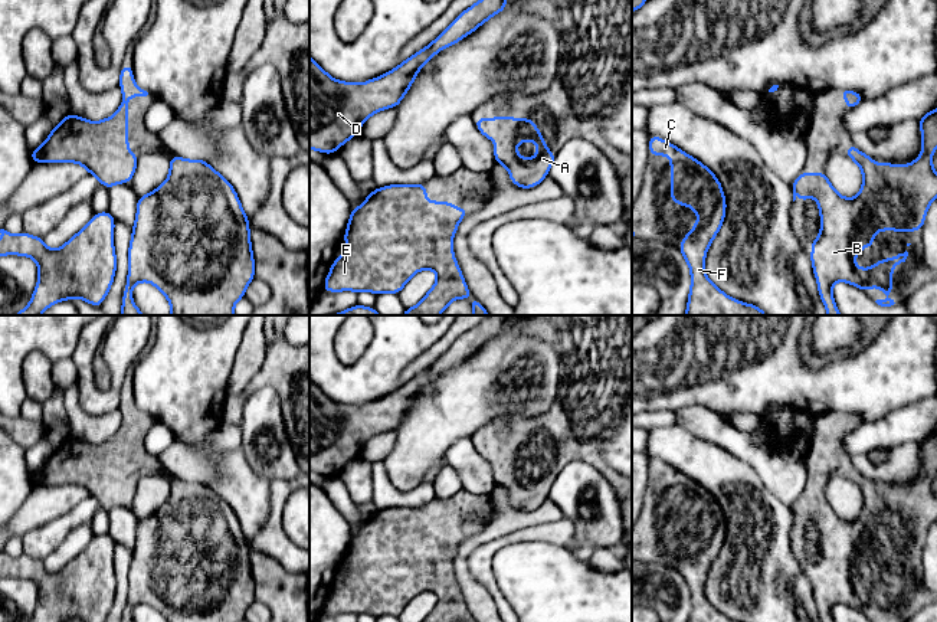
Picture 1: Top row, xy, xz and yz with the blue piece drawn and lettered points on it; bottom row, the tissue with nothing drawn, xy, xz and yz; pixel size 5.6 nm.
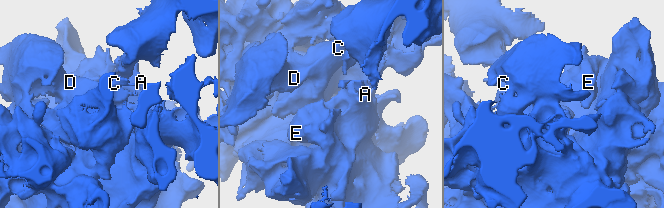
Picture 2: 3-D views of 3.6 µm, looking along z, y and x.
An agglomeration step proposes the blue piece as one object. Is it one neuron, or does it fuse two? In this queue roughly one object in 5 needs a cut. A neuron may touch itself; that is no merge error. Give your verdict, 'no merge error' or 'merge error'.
no merge error

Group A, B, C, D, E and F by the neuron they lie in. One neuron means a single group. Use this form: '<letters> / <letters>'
A B C D E F

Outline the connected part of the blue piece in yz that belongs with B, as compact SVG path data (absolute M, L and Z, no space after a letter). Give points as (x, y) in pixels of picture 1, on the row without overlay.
M937 431L927 435L920 442L920 452L923 458L923 471L918 481L910 487L900 490L898 487L881 485L879 488L866 477L856 472L854 466L849 466L845 472L846 478L852 481L861 491L864 505L861 514L854 521L842 520L828 502L826 495L800 495L799 500L790 507L793 511L793 524L799 521L802 526L813 518L818 524L820 534L820 559L812 564L812 589L815 600L818 603L818 612L820 622L833 622L832 608L838 603L848 605L866 615L871 609L884 612L891 622L892 616L892 589L905 585L908 574L898 576L890 582L881 582L875 585L869 592L858 590L855 587L855 579L862 570L874 567L874 560L878 553L898 553L913 554L921 553L924 549L925 536L931 524L937 520L937 495L933 491L931 477L937 472Z

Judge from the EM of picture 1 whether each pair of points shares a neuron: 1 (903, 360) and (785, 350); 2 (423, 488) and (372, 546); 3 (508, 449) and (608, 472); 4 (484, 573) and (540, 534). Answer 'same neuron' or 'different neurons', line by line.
1: same neuron
2: different neurons
3: same neuron
4: same neuron

